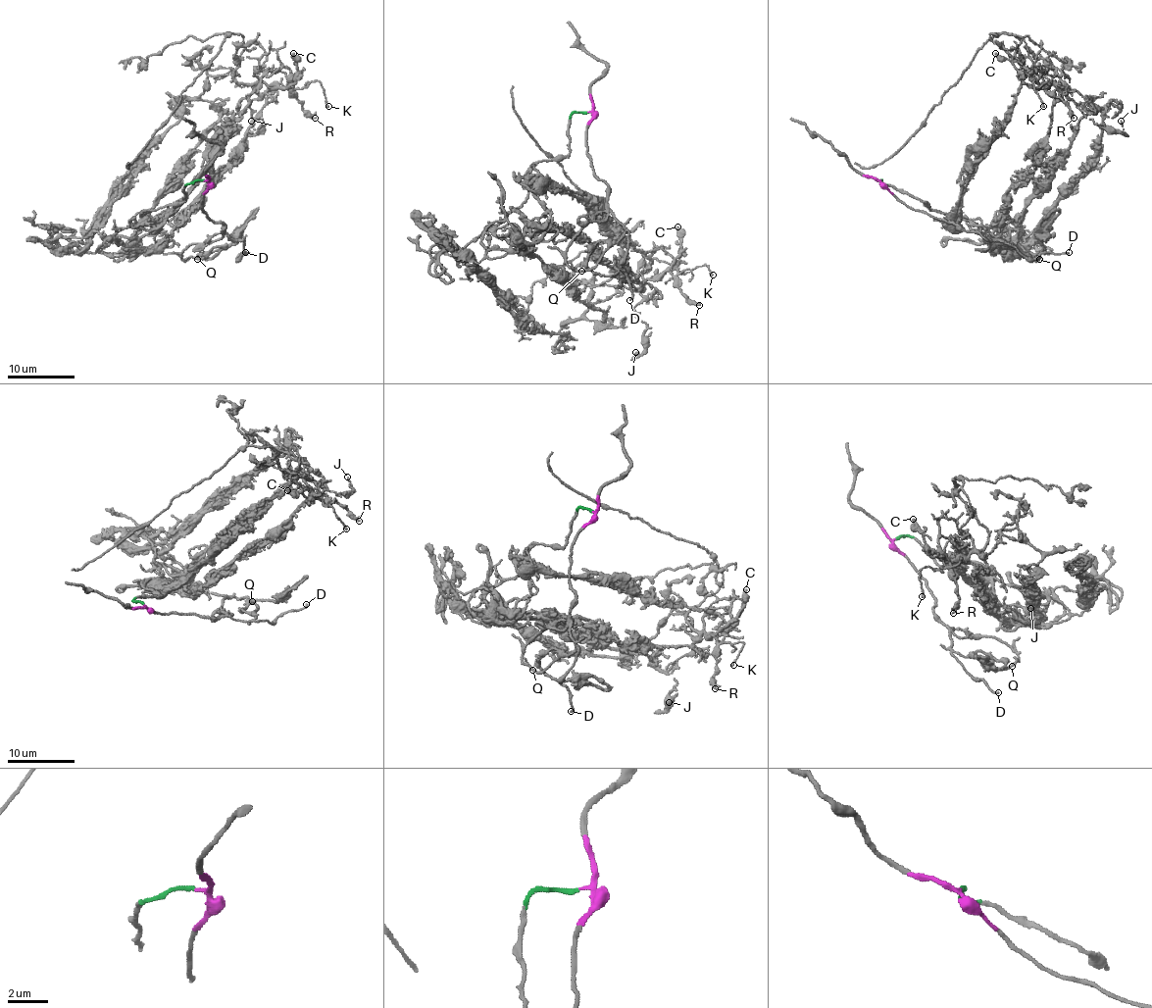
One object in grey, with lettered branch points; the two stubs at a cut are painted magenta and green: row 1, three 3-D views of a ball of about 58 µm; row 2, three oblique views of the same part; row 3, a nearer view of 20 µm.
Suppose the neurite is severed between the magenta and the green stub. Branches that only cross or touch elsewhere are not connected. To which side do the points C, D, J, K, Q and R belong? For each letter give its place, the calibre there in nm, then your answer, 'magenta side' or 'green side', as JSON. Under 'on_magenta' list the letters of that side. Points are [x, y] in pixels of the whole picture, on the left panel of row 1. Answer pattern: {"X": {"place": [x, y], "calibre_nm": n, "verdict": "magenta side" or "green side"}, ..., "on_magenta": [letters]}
{"C": {"place": [293, 53], "calibre_nm": 280, "verdict": "green side"}, "D": {"place": [245, 252], "calibre_nm": 150, "verdict": "magenta side"}, "J": {"place": [251, 121], "calibre_nm": 170, "verdict": "green side"}, "K": {"place": [328, 106], "calibre_nm": 150, "verdict": "green side"}, "Q": {"place": [197, 259], "calibre_nm": 160, "verdict": "magenta side"}, "R": {"place": [315, 118], "calibre_nm": 150, "verdict": "green side"}, "on_magenta": ["D", "Q"]}

